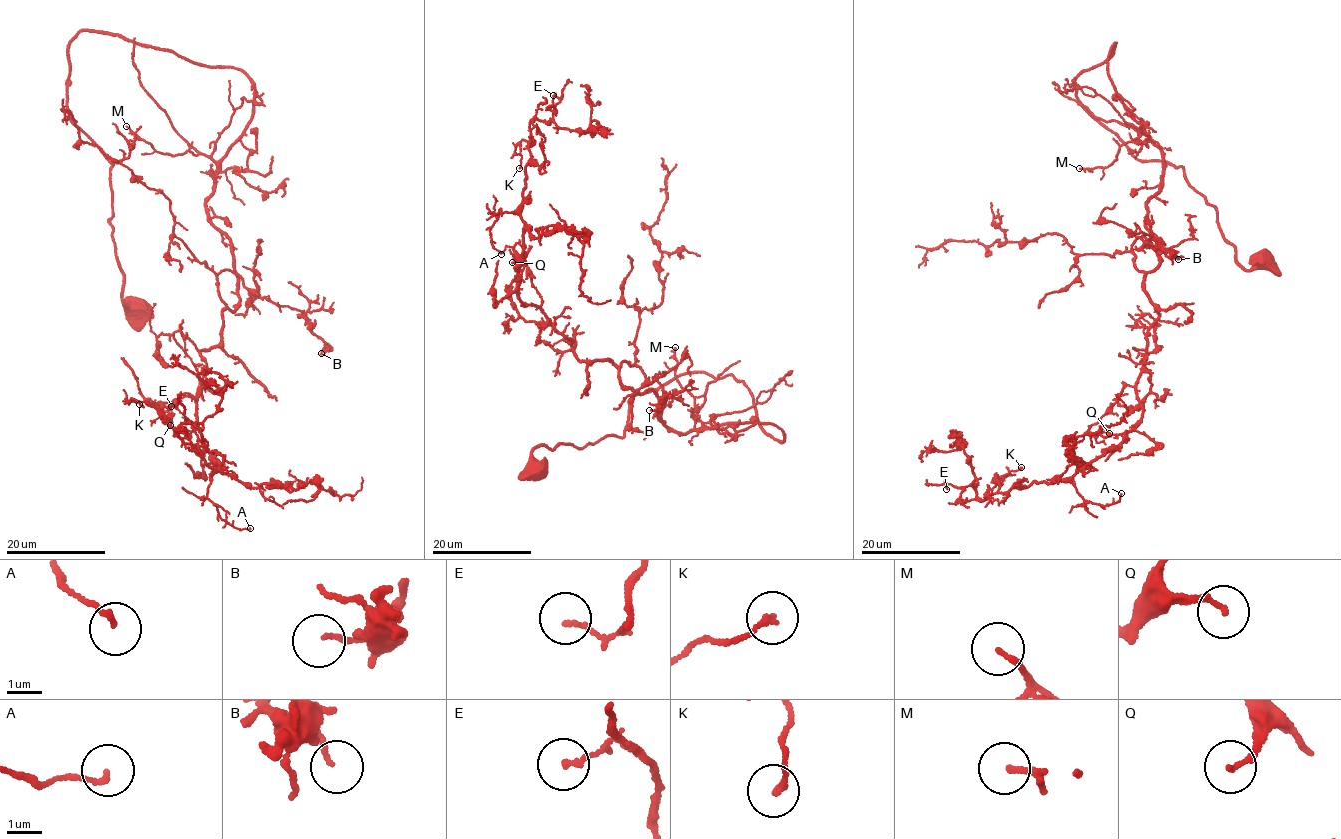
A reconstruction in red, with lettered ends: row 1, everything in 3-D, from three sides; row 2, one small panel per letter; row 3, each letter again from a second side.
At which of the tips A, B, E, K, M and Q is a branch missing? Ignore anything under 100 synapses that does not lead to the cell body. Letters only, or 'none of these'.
none of these

